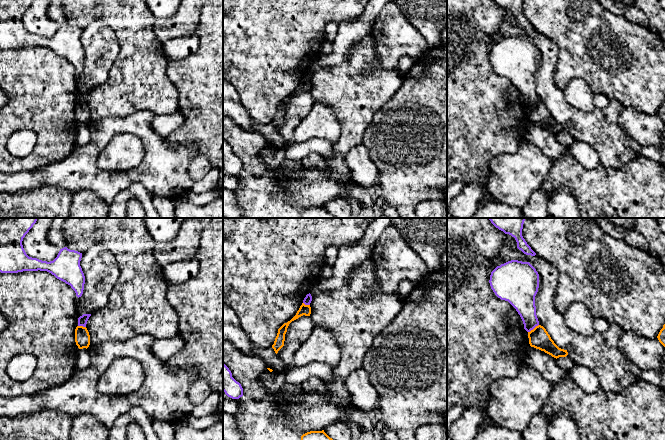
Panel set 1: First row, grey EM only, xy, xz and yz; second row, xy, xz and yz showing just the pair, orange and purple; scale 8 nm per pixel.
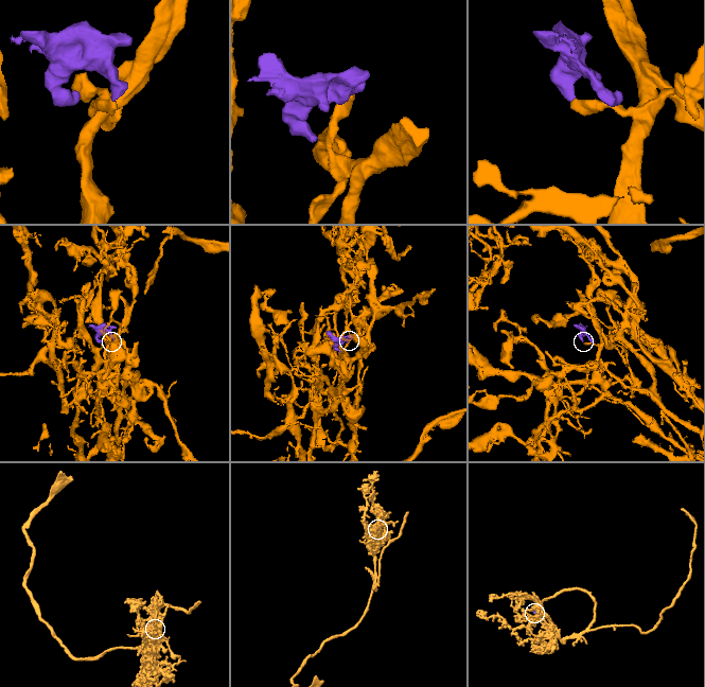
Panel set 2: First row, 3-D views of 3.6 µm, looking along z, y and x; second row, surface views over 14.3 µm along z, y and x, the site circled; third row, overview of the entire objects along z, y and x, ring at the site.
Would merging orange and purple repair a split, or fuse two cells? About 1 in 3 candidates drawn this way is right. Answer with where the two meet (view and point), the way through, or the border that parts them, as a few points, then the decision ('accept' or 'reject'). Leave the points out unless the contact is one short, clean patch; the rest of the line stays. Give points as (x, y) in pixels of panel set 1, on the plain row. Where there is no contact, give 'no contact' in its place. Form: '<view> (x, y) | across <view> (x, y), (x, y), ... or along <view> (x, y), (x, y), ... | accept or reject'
yz (534, 104) | along yz (538, 100), (528, 108) | reject

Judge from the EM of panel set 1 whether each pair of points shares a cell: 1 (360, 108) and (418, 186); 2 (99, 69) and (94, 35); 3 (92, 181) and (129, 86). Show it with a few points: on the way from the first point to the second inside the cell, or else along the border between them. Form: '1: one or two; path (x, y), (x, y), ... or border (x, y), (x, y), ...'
1: two; border (385, 104), (374, 115), (363, 134), (361, 143)
2: one; path (93, 61), (94, 43)
3: two; border (140, 110), (124, 116), (104, 117), (97, 121)

